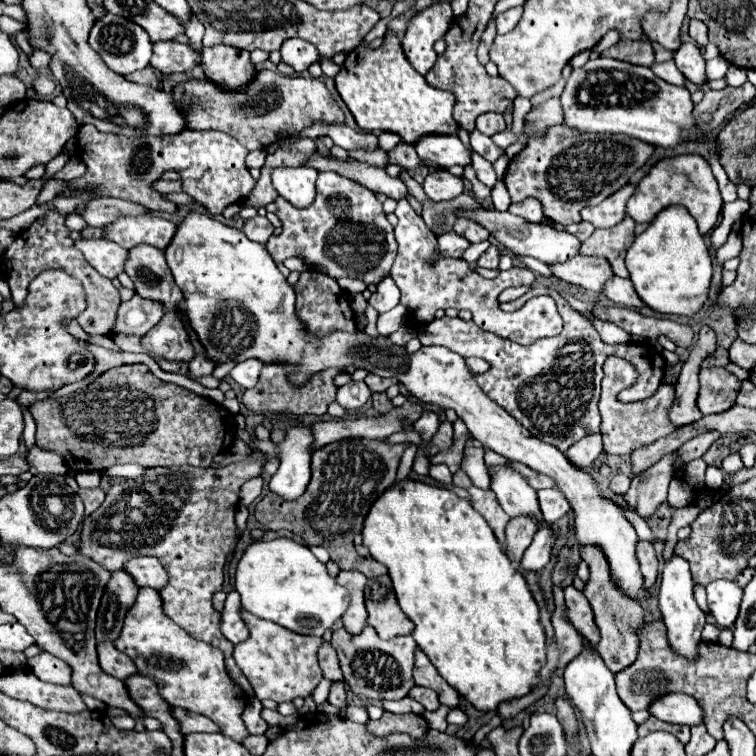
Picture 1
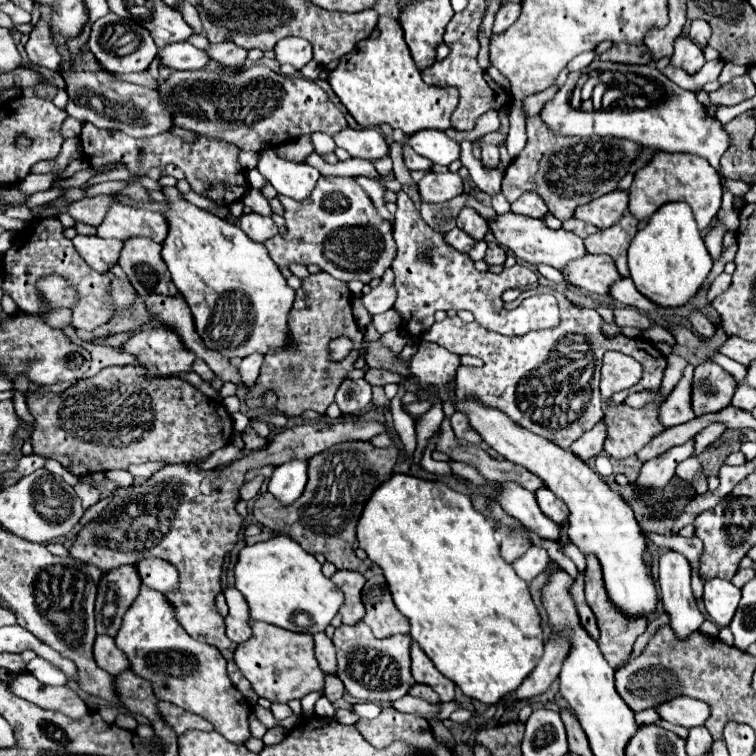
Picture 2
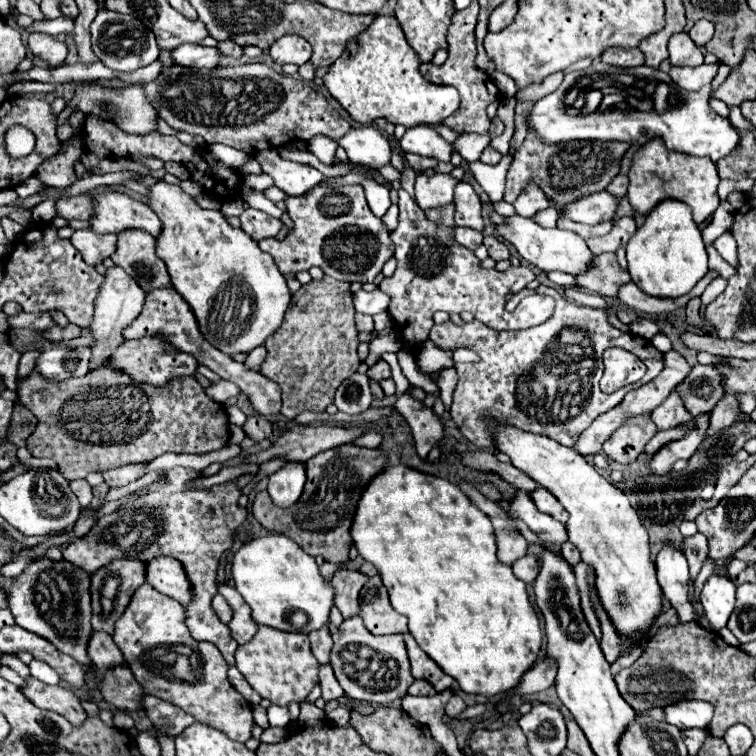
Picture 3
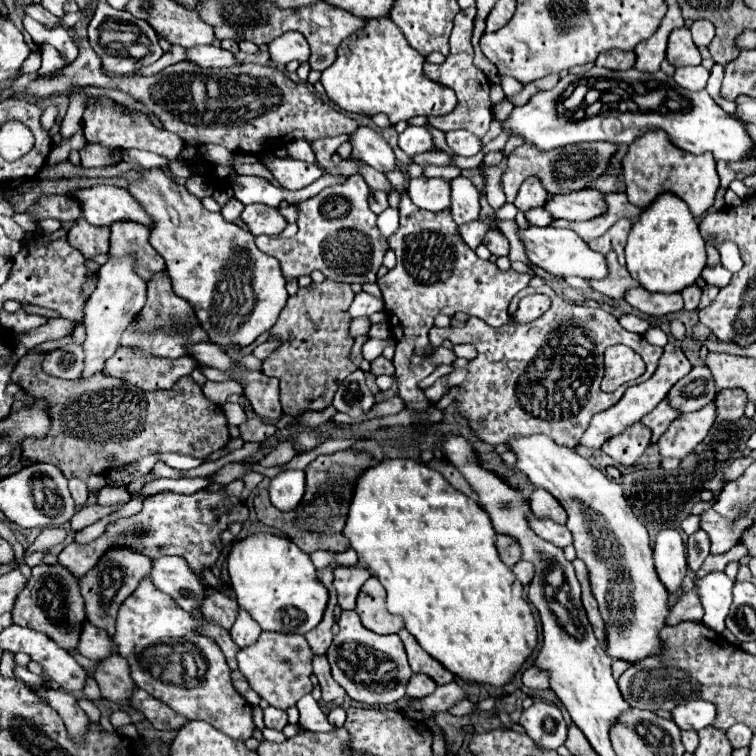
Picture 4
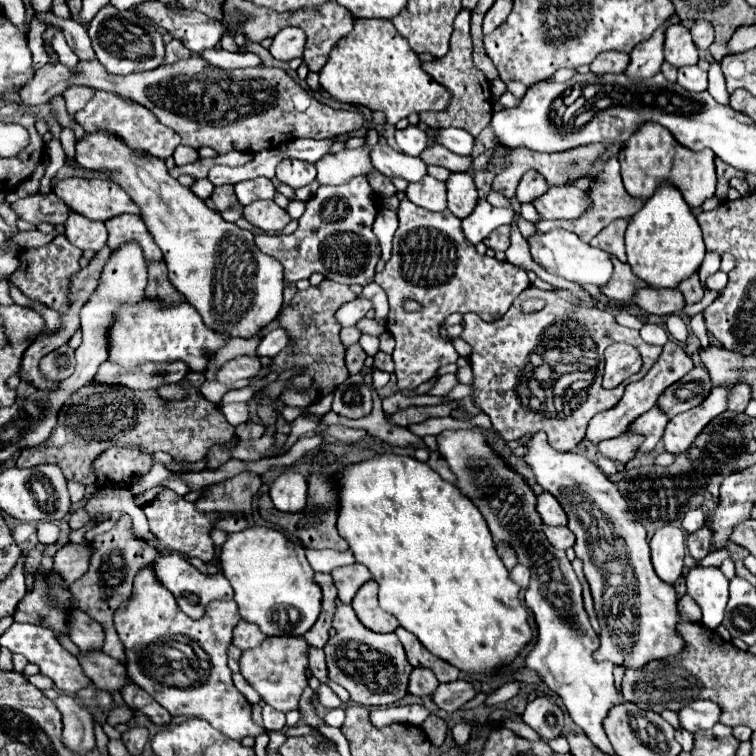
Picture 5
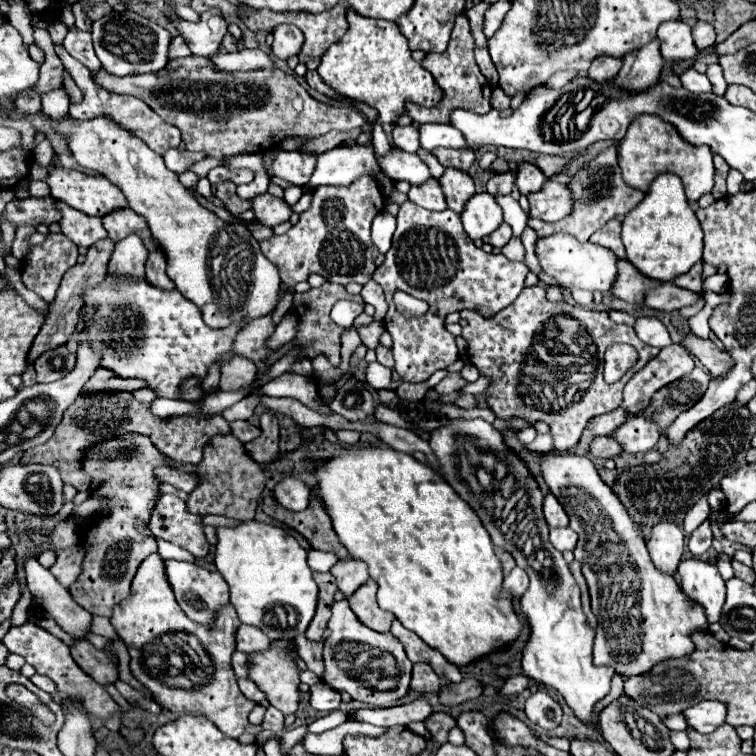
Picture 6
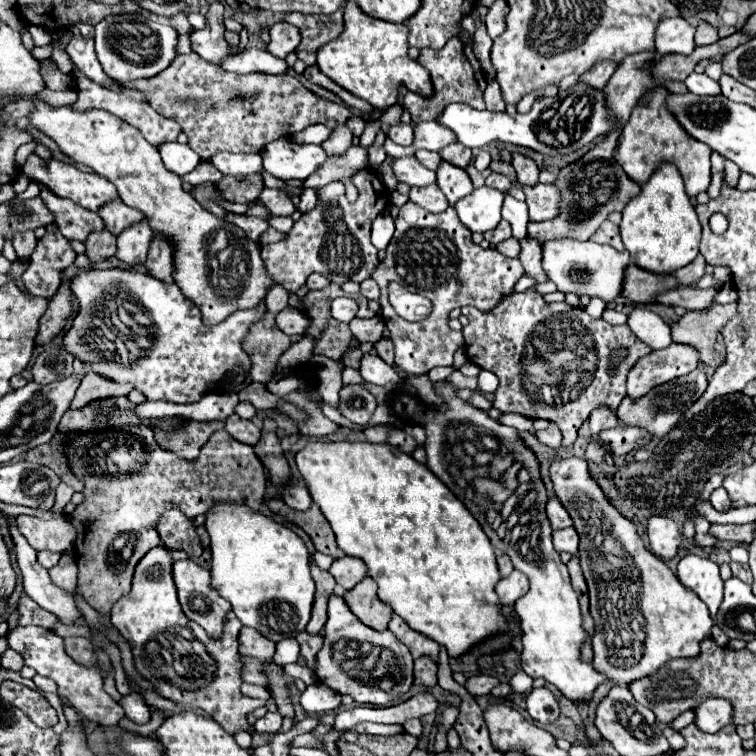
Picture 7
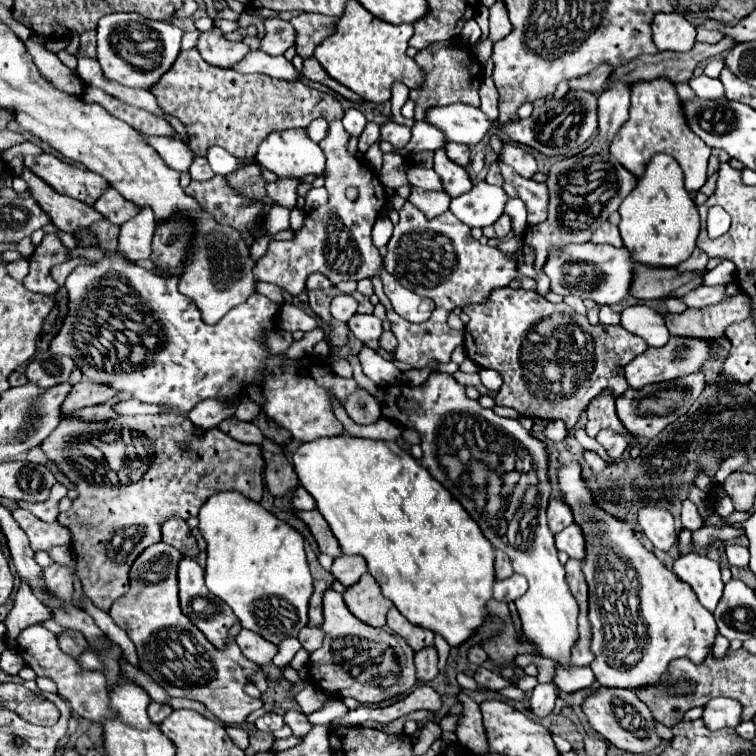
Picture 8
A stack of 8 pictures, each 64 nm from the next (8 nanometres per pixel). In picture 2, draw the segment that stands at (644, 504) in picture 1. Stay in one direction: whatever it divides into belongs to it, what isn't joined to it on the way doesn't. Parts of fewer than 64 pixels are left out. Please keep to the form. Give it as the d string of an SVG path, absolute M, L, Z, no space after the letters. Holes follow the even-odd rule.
M688 440L686 444L664 452L664 456L656 456L654 460L646 462L642 466L636 482L634 482L636 488L640 492L642 490L660 490L660 488L664 488L670 482L670 478L674 476L676 466L682 460L690 458L692 452L694 452L694 440Z

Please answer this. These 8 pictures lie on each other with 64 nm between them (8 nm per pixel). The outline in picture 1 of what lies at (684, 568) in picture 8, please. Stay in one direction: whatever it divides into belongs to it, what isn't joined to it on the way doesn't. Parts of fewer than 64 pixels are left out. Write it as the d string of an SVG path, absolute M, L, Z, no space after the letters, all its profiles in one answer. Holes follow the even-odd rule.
M716 580L706 586L708 592L708 606L712 616L720 628L730 628L736 622L740 602L742 602L742 588L730 580Z

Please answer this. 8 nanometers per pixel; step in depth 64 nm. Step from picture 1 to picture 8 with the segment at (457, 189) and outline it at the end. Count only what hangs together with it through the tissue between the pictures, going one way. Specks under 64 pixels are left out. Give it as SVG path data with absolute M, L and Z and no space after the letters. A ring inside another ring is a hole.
M412 188L408 198L416 208L420 208L428 218L436 218L448 210L450 196L446 192L436 190L424 190L424 188Z

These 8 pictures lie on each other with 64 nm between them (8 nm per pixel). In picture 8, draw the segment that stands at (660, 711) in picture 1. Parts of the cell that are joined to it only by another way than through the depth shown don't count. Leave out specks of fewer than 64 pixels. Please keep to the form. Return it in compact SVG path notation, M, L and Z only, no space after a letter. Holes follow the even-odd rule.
M712 698L704 706L702 722L708 730L736 728L740 724L740 704L732 698Z

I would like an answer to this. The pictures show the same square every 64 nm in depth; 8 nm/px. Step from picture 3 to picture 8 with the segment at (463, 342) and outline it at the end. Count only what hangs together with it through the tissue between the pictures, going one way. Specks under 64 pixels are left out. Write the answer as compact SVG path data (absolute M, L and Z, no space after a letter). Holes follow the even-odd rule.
M524 288L494 290L484 304L464 306L462 312L466 312L470 318L464 332L464 348L468 358L482 368L500 372L504 380L498 390L496 404L514 408L528 418L562 420L566 424L566 432L572 432L592 398L604 390L610 390L612 396L618 398L628 390L620 370L648 348L640 336L628 332L622 326L590 324L586 316L576 314L570 306L550 304L538 292ZM560 344L562 348L570 348L570 352L566 350L570 356L564 360L570 362L572 354L580 354L582 360L578 360L574 368L582 370L580 374L558 372L558 392L550 392L550 384L554 380L544 378L544 366L556 358L562 358L558 354ZM572 348L576 348L576 352L572 352Z

